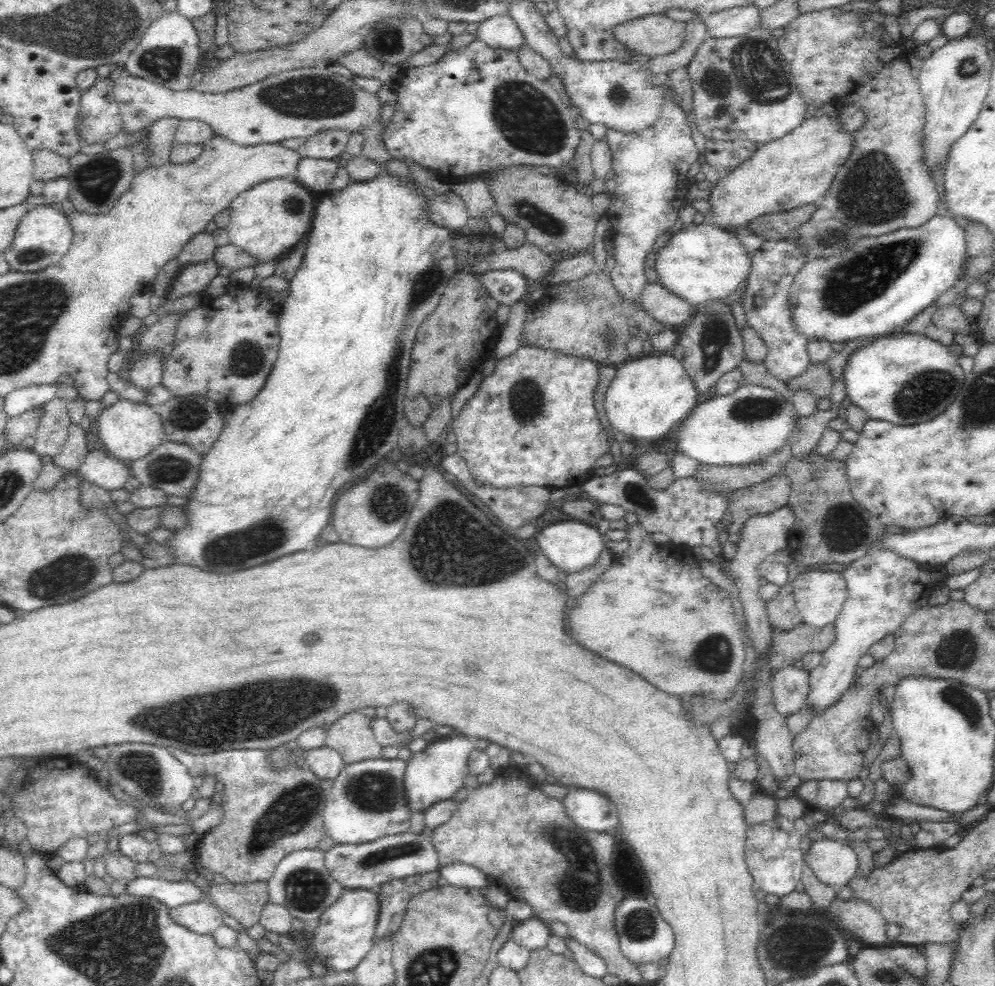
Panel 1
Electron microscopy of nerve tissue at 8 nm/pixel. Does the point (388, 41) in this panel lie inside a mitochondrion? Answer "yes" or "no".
yes

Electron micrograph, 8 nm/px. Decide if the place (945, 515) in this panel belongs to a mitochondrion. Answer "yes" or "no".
no

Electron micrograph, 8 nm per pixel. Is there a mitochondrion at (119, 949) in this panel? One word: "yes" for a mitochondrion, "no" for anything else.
yes

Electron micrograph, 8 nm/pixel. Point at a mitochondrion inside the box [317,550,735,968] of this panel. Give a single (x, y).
(583, 886)

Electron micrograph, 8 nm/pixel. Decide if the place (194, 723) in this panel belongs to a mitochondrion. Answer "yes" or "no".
yes

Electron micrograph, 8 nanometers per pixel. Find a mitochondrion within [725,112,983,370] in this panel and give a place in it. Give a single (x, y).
(858, 281)

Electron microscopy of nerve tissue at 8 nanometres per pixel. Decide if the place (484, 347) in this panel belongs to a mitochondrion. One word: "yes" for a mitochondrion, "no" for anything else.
yes

